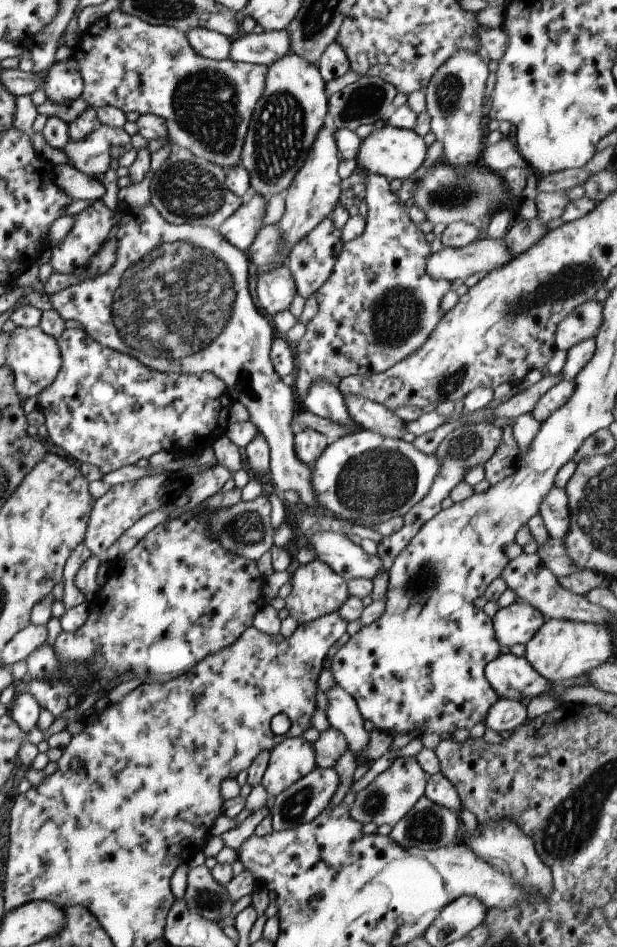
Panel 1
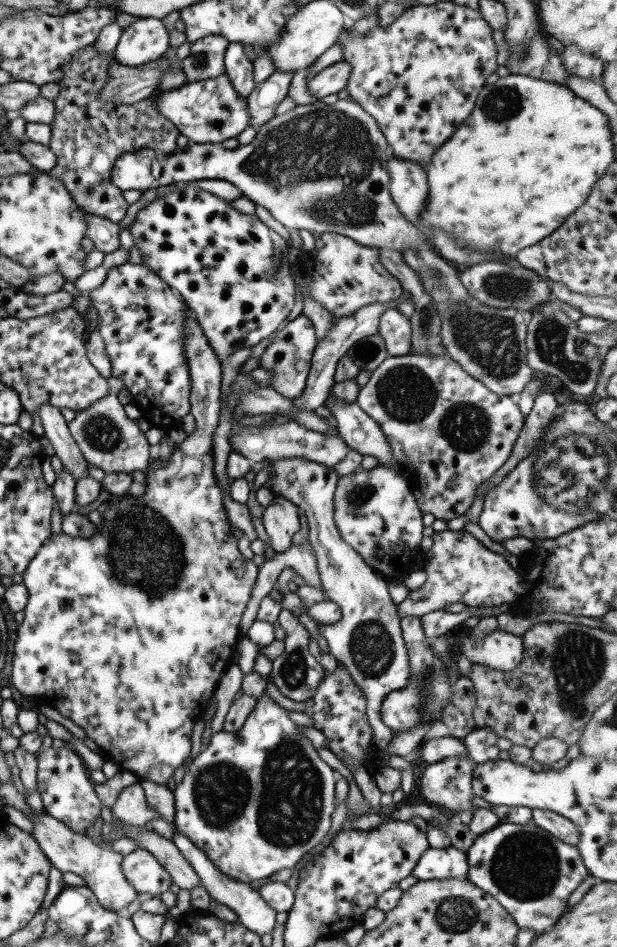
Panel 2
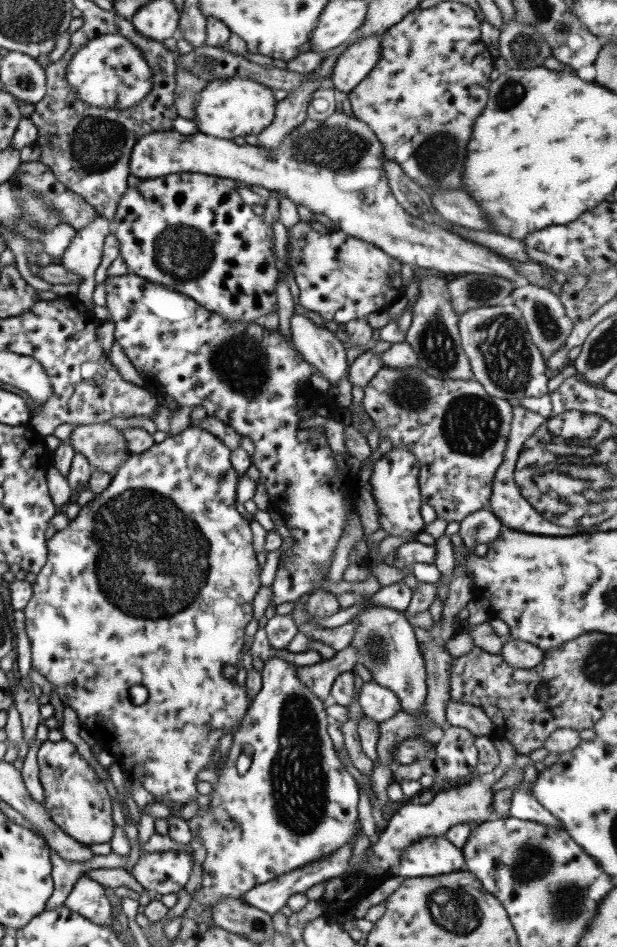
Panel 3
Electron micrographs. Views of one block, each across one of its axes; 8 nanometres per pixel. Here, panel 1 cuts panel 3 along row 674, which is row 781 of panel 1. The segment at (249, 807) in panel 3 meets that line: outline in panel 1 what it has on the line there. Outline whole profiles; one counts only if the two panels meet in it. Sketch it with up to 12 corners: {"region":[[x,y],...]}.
{"region":[[284,739],[261,785],[278,796],[317,767],[313,744]]}

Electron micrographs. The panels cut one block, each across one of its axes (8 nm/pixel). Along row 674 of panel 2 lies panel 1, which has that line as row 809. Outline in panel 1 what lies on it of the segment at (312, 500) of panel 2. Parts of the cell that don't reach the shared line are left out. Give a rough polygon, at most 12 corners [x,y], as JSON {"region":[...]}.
{"region":[[415,757],[356,793],[351,817],[392,827],[422,798],[428,775]]}

